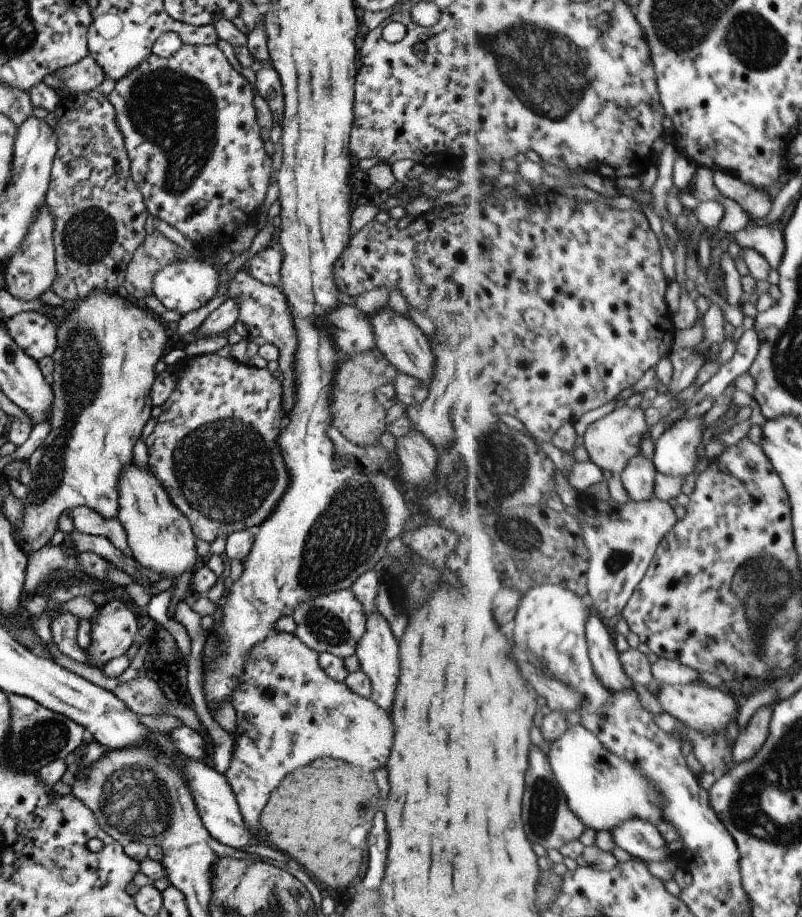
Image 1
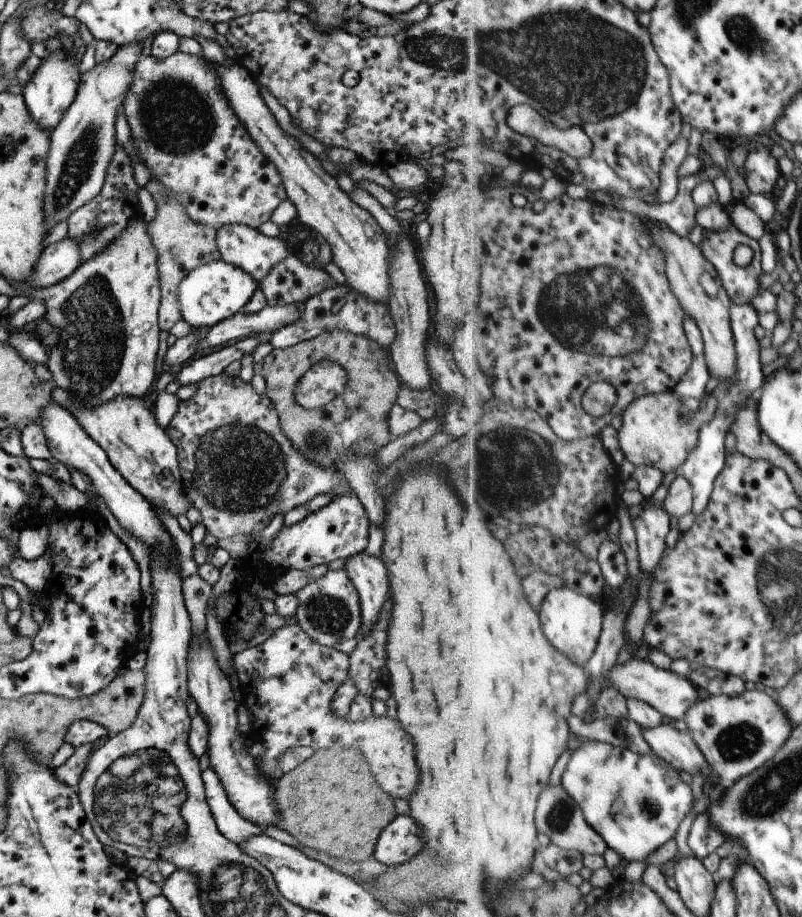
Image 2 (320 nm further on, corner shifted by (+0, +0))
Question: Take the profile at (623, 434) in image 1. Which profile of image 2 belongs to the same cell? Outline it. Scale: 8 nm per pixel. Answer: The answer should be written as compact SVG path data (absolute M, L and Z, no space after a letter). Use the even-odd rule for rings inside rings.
M675 390L664 393L651 393L634 400L626 408L623 423L619 430L621 446L627 455L627 460L640 467L651 465L669 474L673 470L680 470L686 463L688 455L696 449L700 441L702 426L709 424L718 411L720 403L712 393L706 392L705 406L695 412L689 412L689 419L683 416L683 401L679 399Z

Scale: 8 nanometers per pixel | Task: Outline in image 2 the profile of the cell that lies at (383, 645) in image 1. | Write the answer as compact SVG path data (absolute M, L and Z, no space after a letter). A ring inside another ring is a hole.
M358 552L345 559L343 570L358 594L360 628L356 638L376 621L382 602L387 596L387 576L380 557Z

